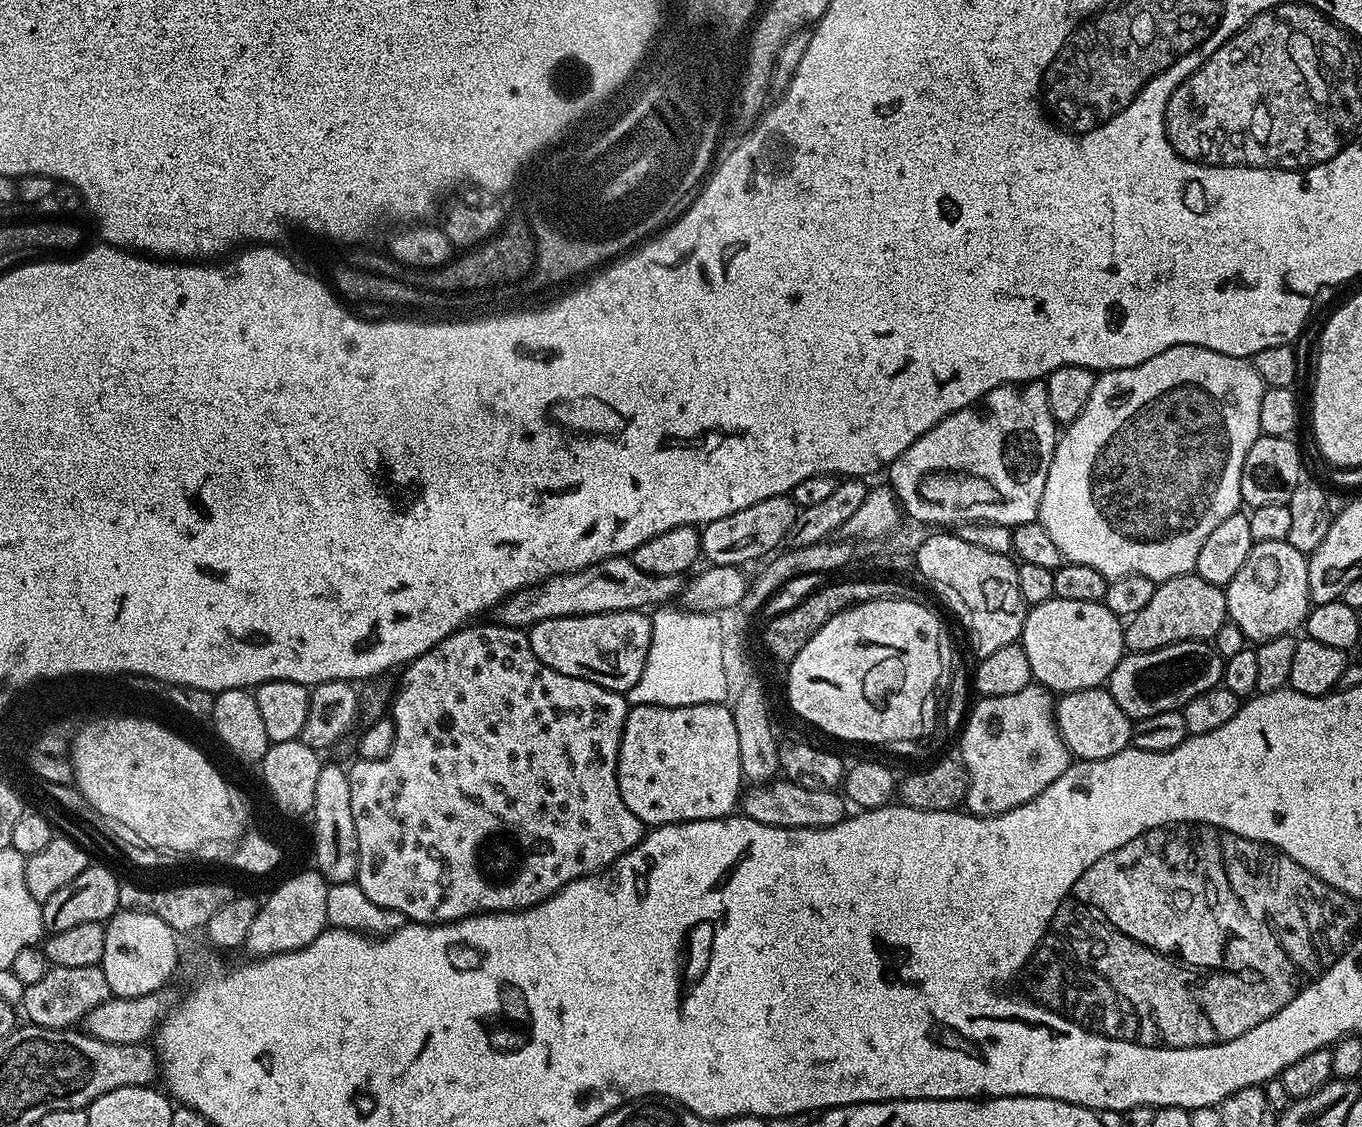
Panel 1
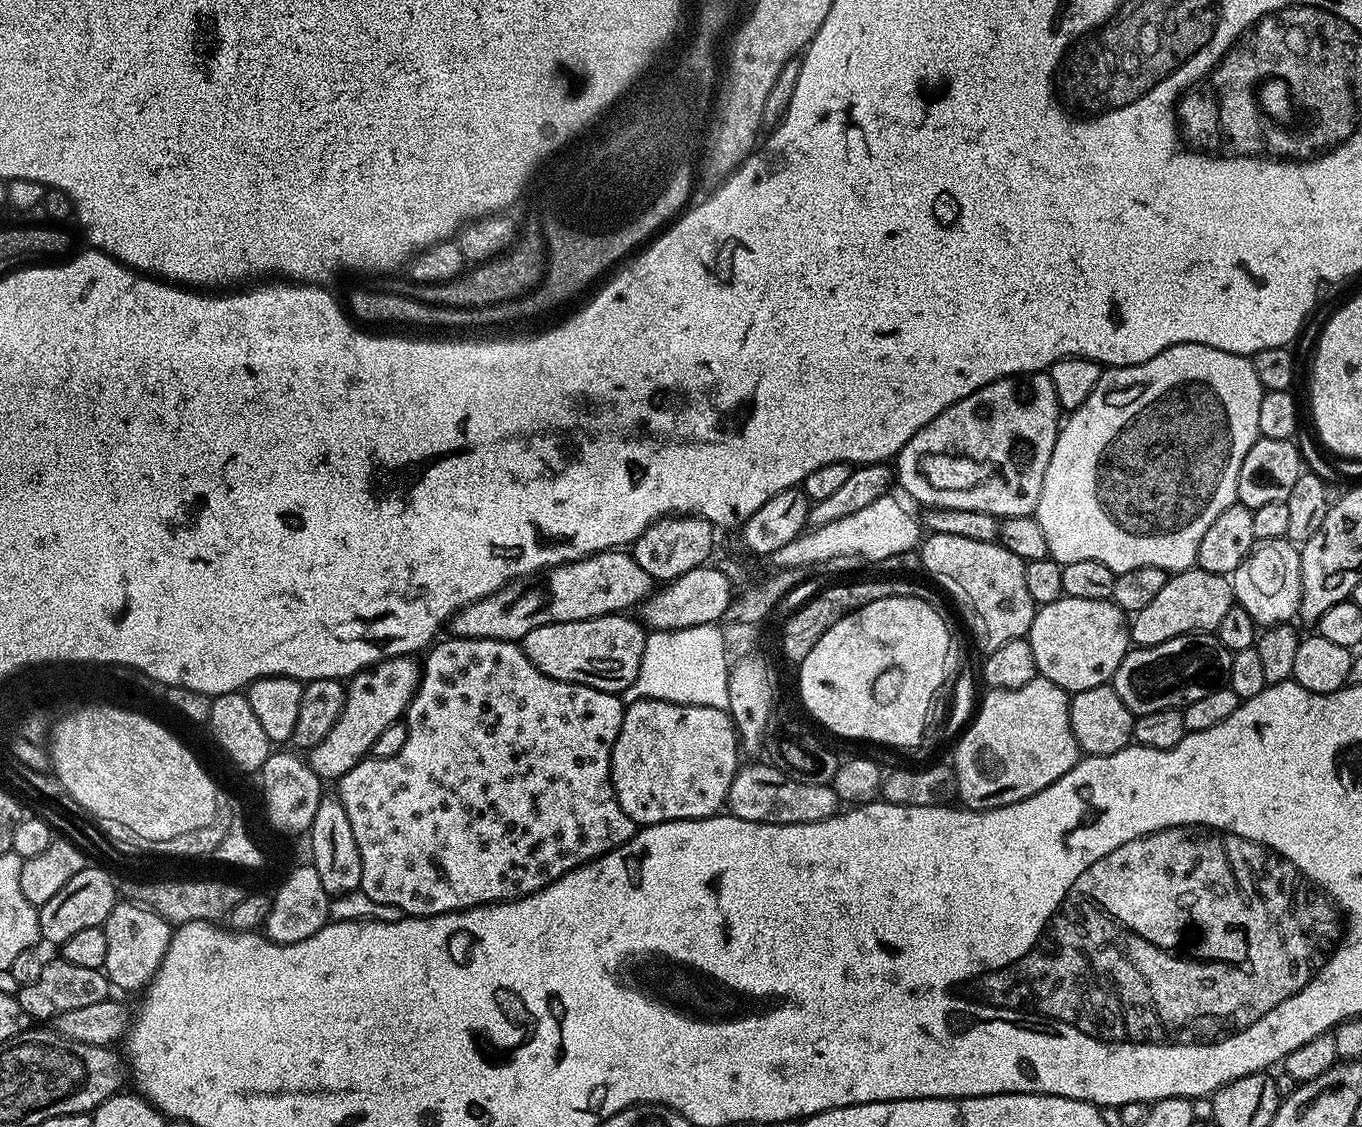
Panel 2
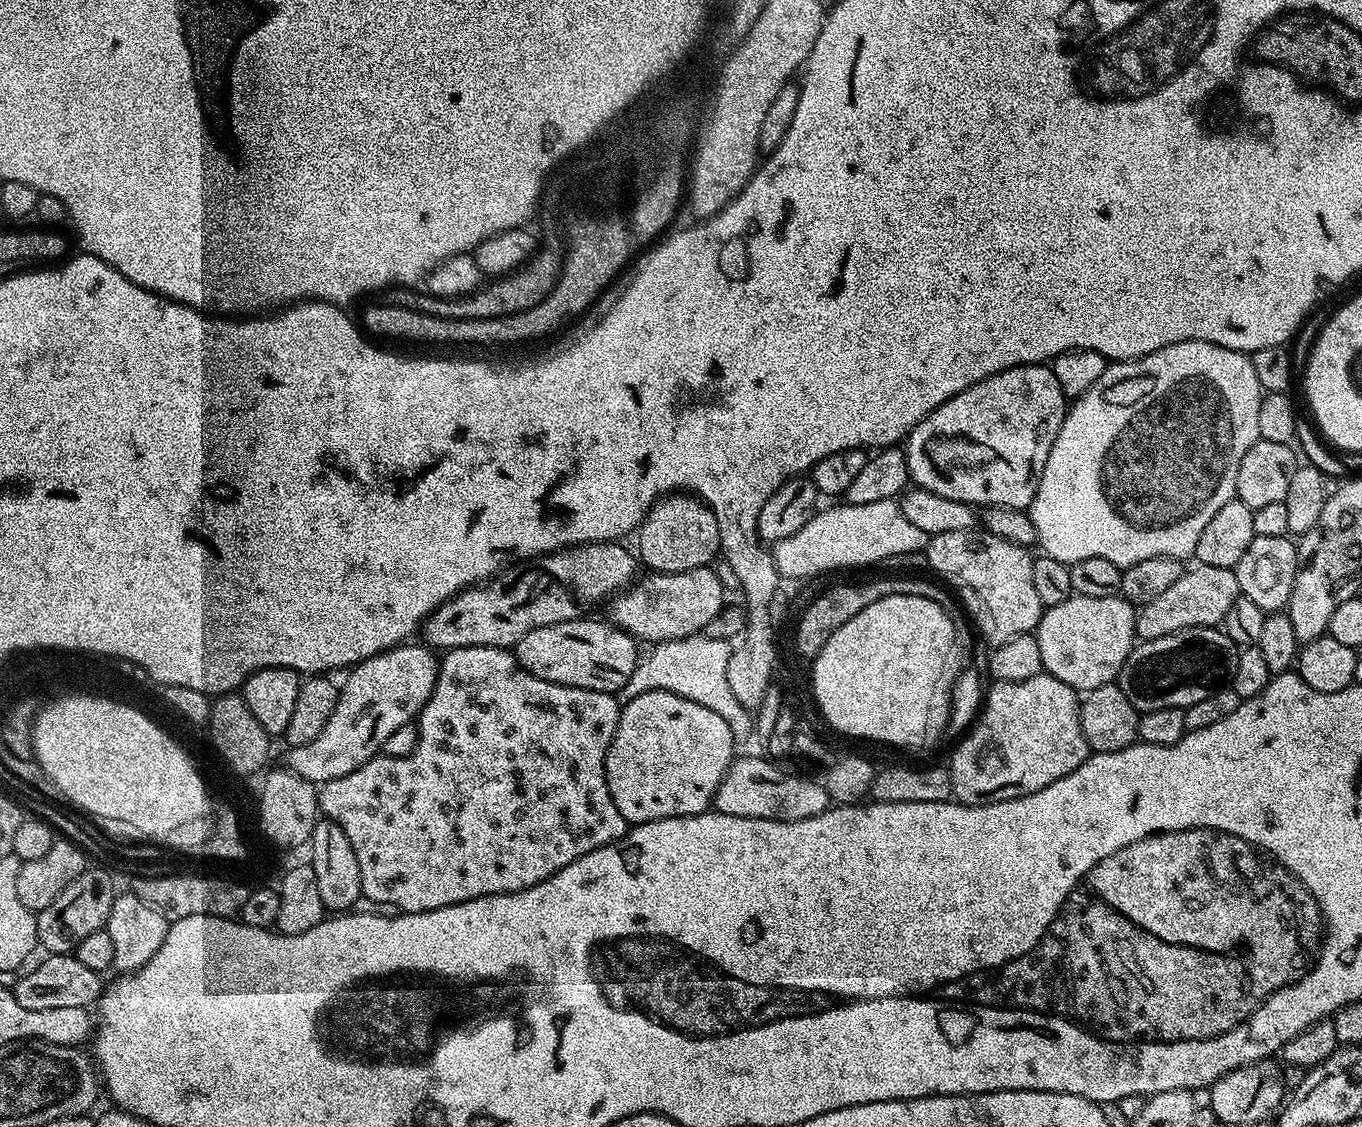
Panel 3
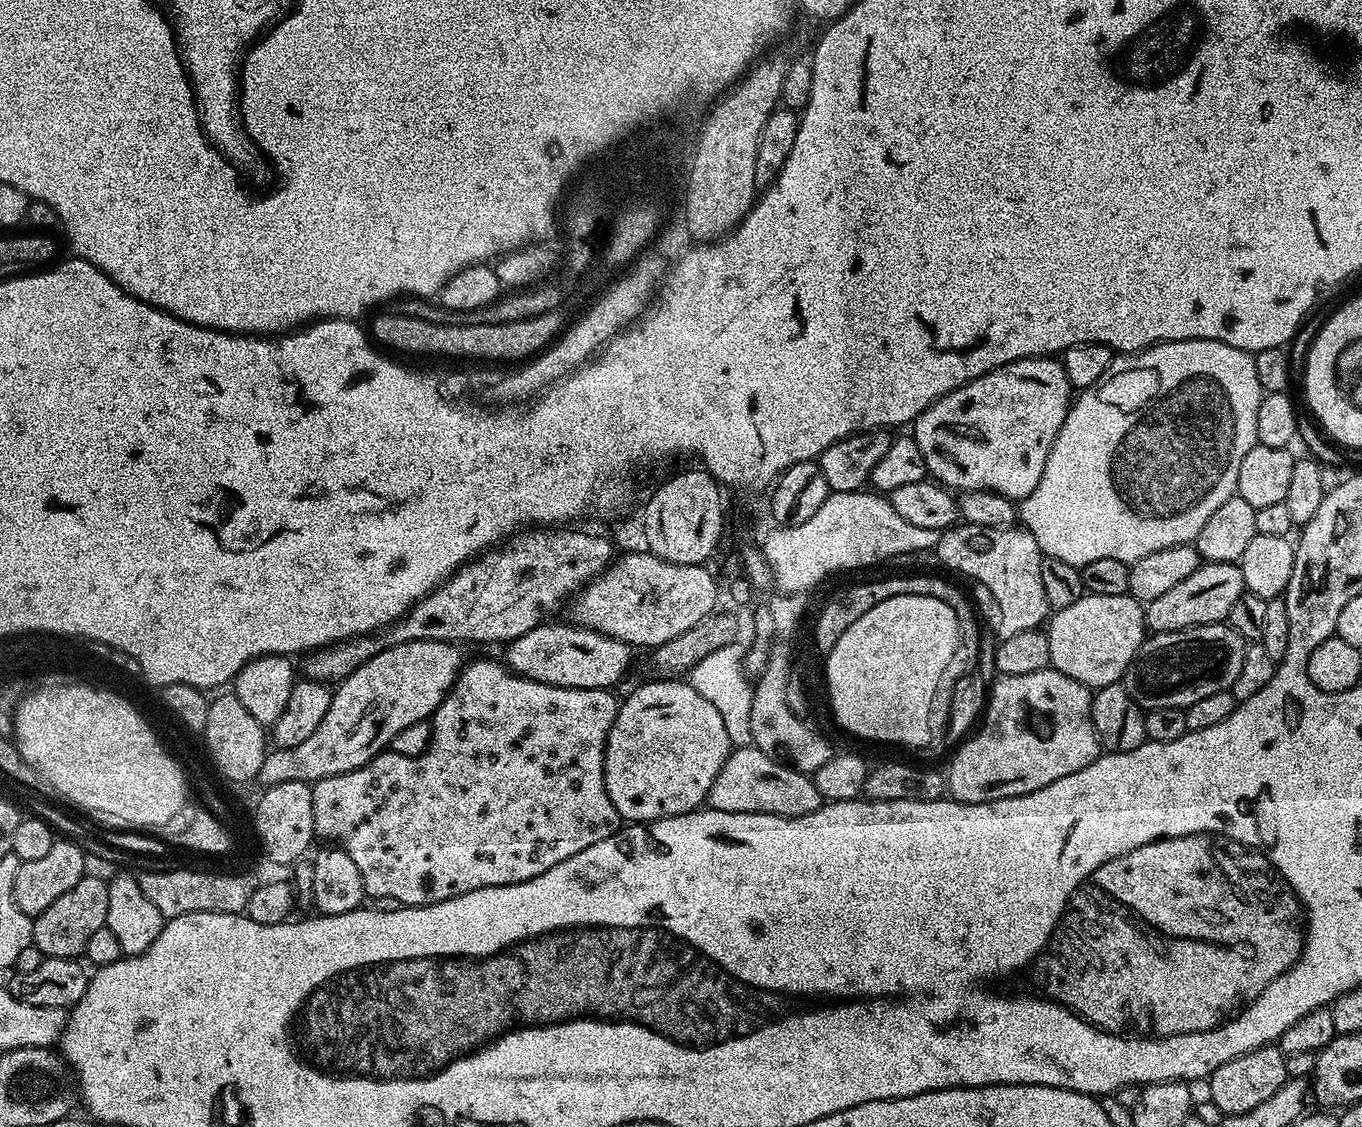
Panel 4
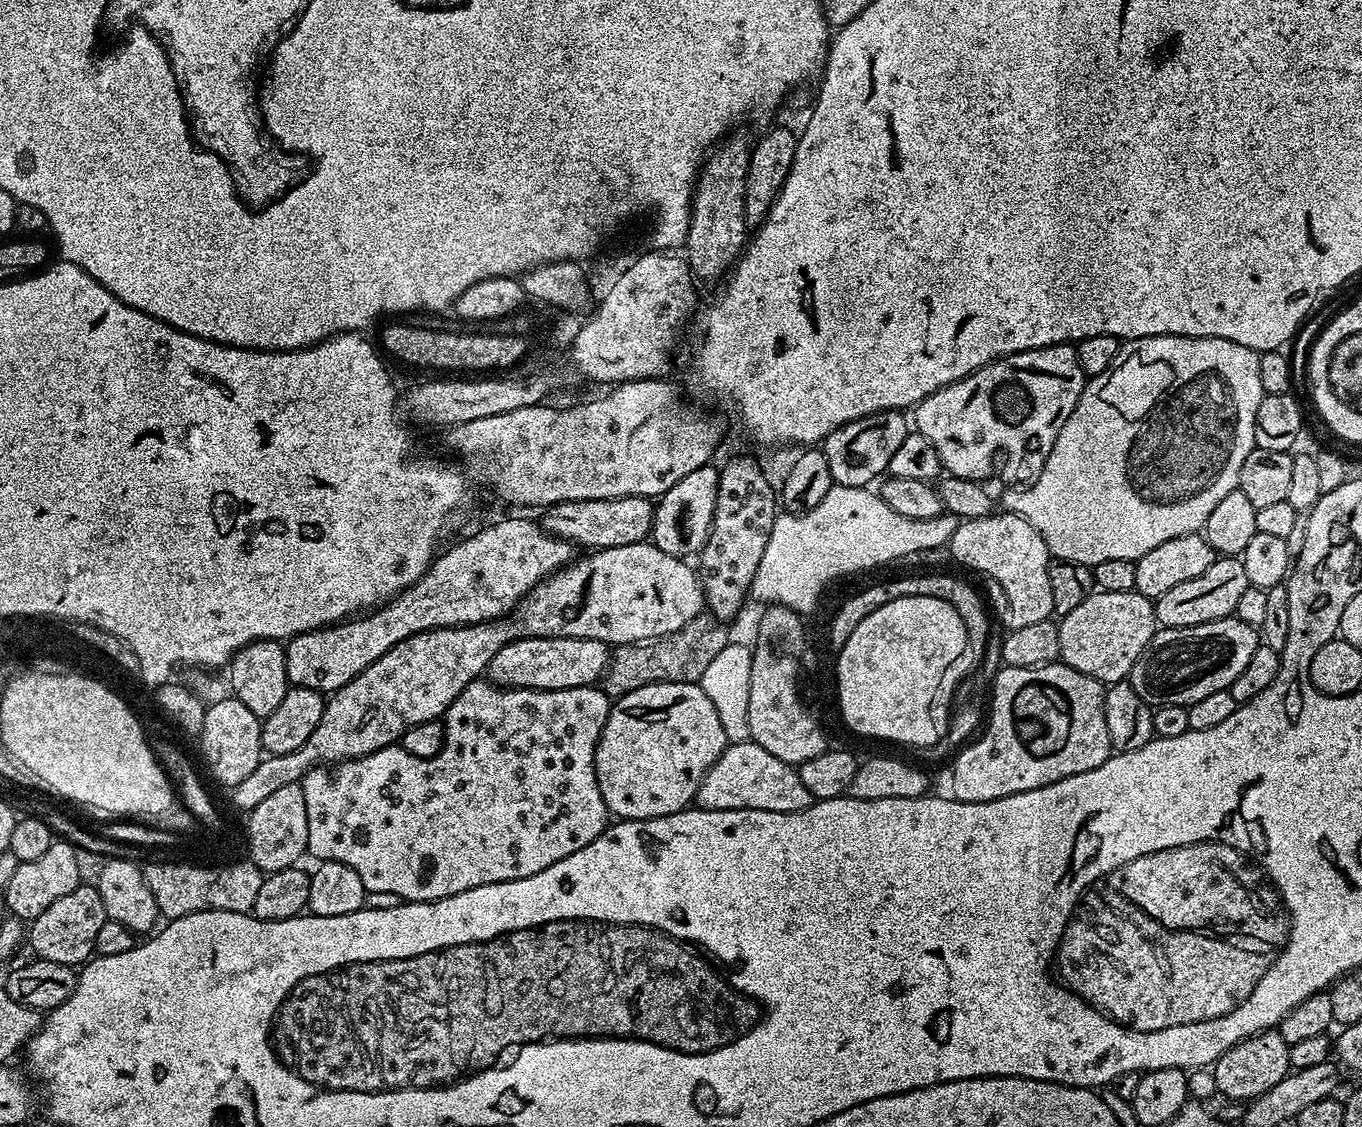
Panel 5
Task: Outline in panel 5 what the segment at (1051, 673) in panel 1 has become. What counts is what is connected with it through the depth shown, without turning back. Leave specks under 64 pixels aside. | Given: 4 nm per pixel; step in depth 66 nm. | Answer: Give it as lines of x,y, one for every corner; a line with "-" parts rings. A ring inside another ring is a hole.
1099,590
1093,591
1070,614
1059,617
1060,630
1060,660
1069,664
1074,670
1086,674
1090,678
1100,681
1105,686
1111,686
1127,681
1134,662
1146,650
1146,646
1152,643
1152,635
1158,630
1156,623
1156,606
1153,601
1146,599
1140,592
1127,592
1126,594
1110,594

